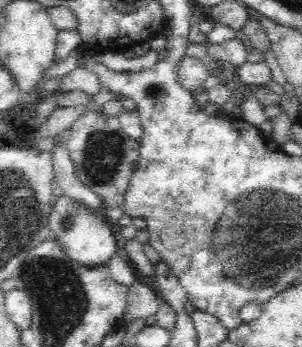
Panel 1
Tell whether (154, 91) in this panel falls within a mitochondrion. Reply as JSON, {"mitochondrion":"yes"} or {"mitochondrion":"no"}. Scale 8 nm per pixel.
{"mitochondrion":"no"}

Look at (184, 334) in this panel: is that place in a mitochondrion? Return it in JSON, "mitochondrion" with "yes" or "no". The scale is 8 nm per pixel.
{"mitochondrion":"no"}

